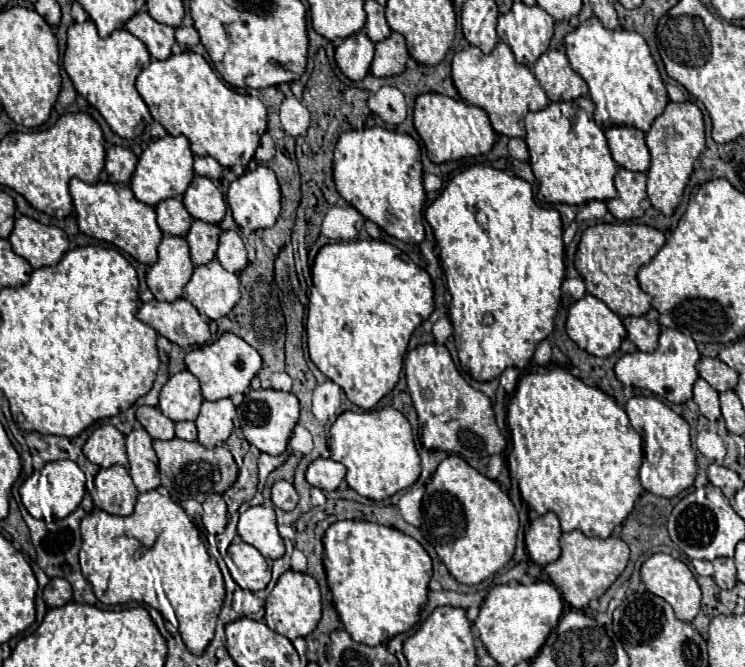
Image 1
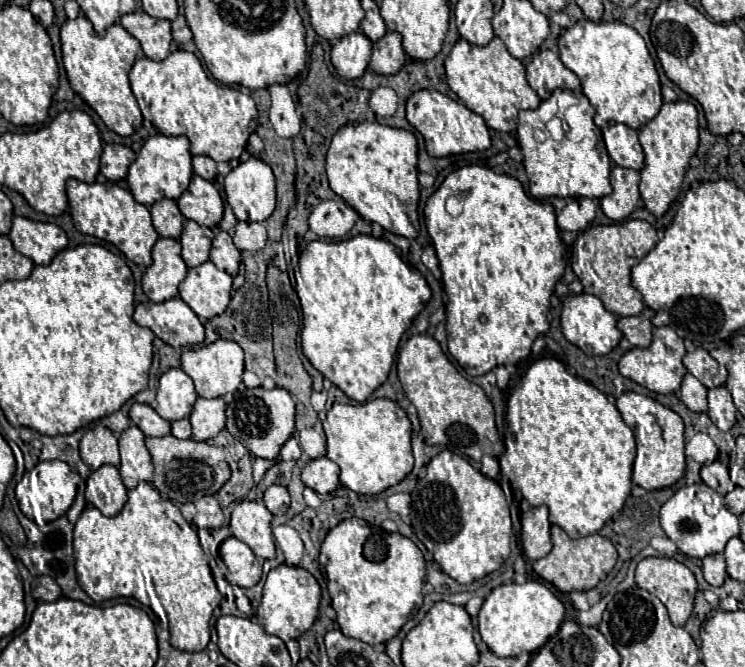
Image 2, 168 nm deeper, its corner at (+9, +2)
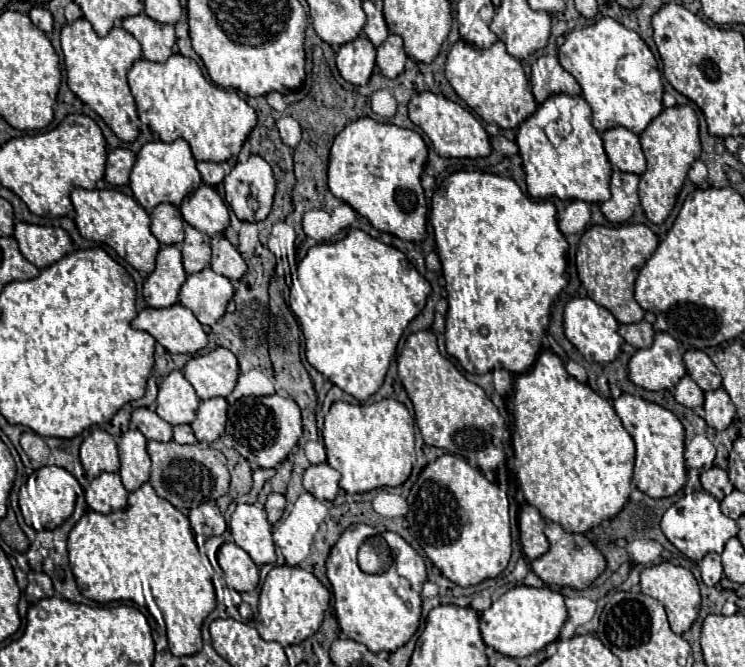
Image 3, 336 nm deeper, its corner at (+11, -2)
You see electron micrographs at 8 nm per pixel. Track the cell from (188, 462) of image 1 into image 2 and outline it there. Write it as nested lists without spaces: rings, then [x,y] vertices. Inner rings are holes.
[[[171,434],[161,438],[147,438],[147,450],[153,456],[155,478],[153,486],[157,492],[171,502],[195,502],[207,494],[215,494],[229,480],[229,464],[225,452],[217,446],[197,440],[179,440]]]

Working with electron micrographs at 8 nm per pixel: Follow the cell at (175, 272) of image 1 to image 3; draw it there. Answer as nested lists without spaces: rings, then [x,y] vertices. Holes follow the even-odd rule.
[[[163,246],[157,256],[157,268],[143,284],[143,298],[151,308],[169,308],[177,302],[179,288],[187,274],[177,246]]]

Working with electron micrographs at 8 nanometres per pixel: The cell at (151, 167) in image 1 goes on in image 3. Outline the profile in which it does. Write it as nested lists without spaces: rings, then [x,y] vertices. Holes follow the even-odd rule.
[[[177,138],[175,142],[149,142],[141,148],[137,154],[137,162],[131,170],[131,190],[135,200],[151,212],[157,204],[169,202],[179,206],[185,196],[193,194],[201,186],[201,174],[195,166],[193,154],[189,144],[183,138]]]

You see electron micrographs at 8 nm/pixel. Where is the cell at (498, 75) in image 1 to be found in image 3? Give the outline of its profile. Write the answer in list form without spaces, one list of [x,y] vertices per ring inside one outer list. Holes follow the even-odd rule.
[[[459,40],[447,56],[445,76],[457,96],[465,100],[469,108],[473,108],[485,122],[497,124],[499,128],[515,128],[537,108],[521,62],[507,54],[503,42],[495,42],[485,50]]]

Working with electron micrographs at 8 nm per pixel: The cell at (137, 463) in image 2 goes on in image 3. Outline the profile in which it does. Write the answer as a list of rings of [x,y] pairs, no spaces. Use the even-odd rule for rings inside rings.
[[[129,430],[119,440],[119,458],[121,458],[119,476],[123,480],[123,486],[129,492],[149,482],[151,460],[145,446],[147,446],[147,440],[139,430]]]

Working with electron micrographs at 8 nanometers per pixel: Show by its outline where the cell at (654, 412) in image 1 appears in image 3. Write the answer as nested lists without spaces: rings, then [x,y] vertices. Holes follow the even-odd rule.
[[[621,394],[613,404],[625,430],[633,436],[637,444],[635,476],[633,476],[635,486],[651,498],[667,498],[683,490],[687,484],[689,469],[685,468],[683,456],[685,428],[679,422],[679,418],[667,408],[655,402],[647,402],[641,396],[633,396],[633,394]]]

